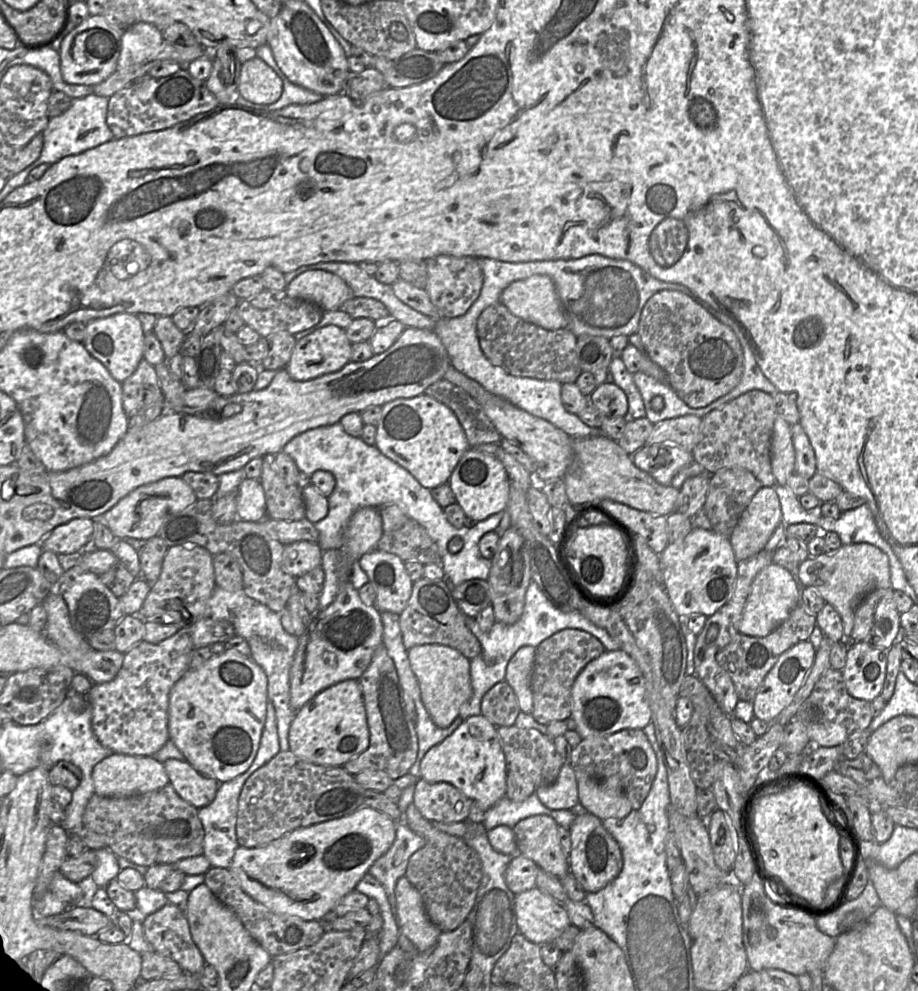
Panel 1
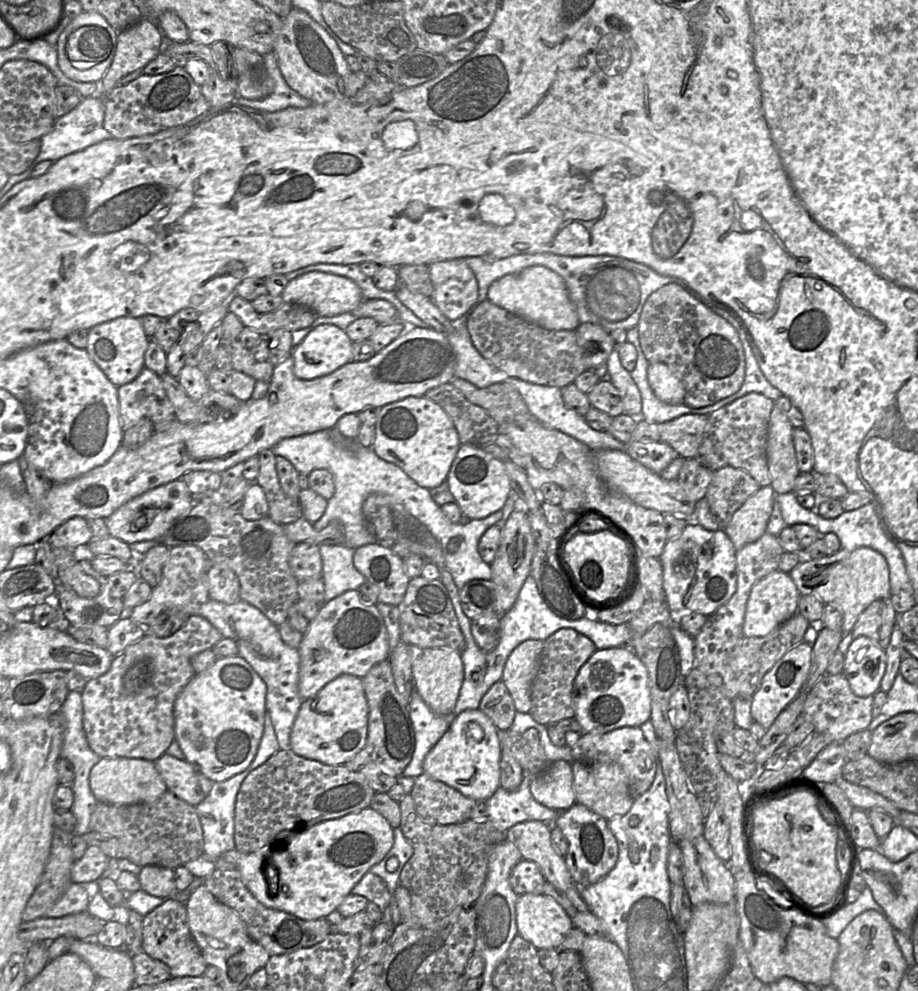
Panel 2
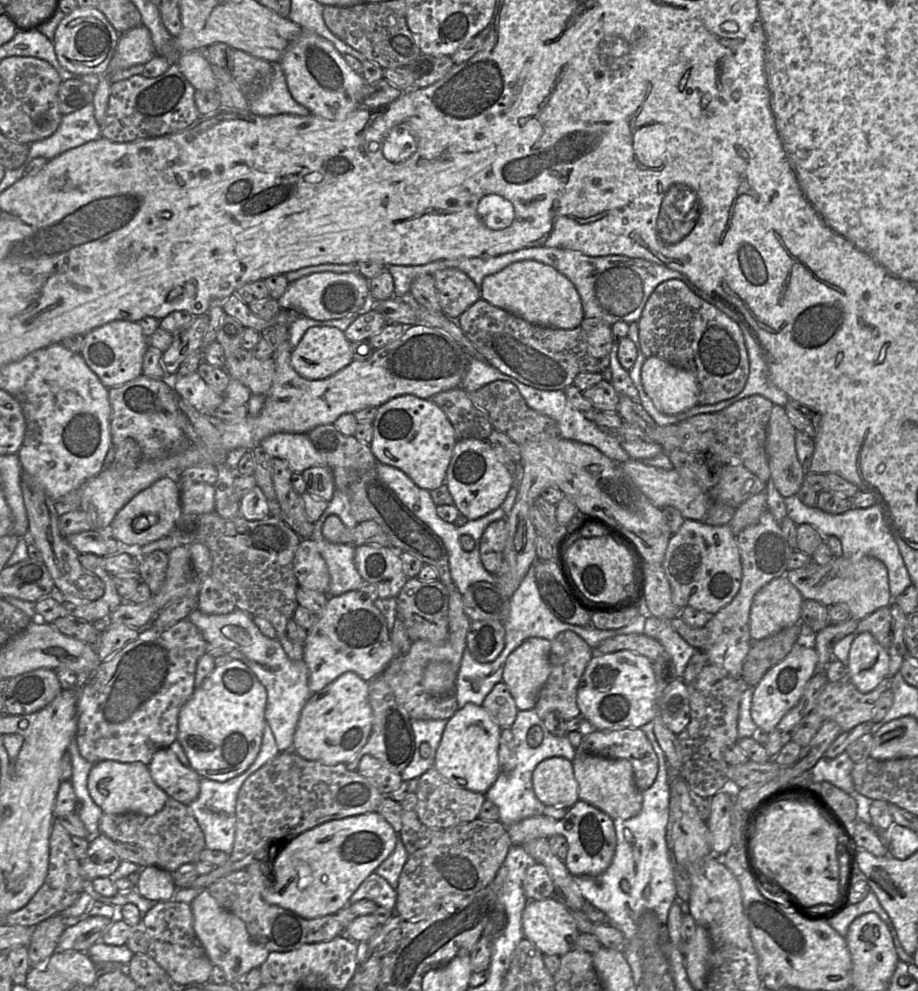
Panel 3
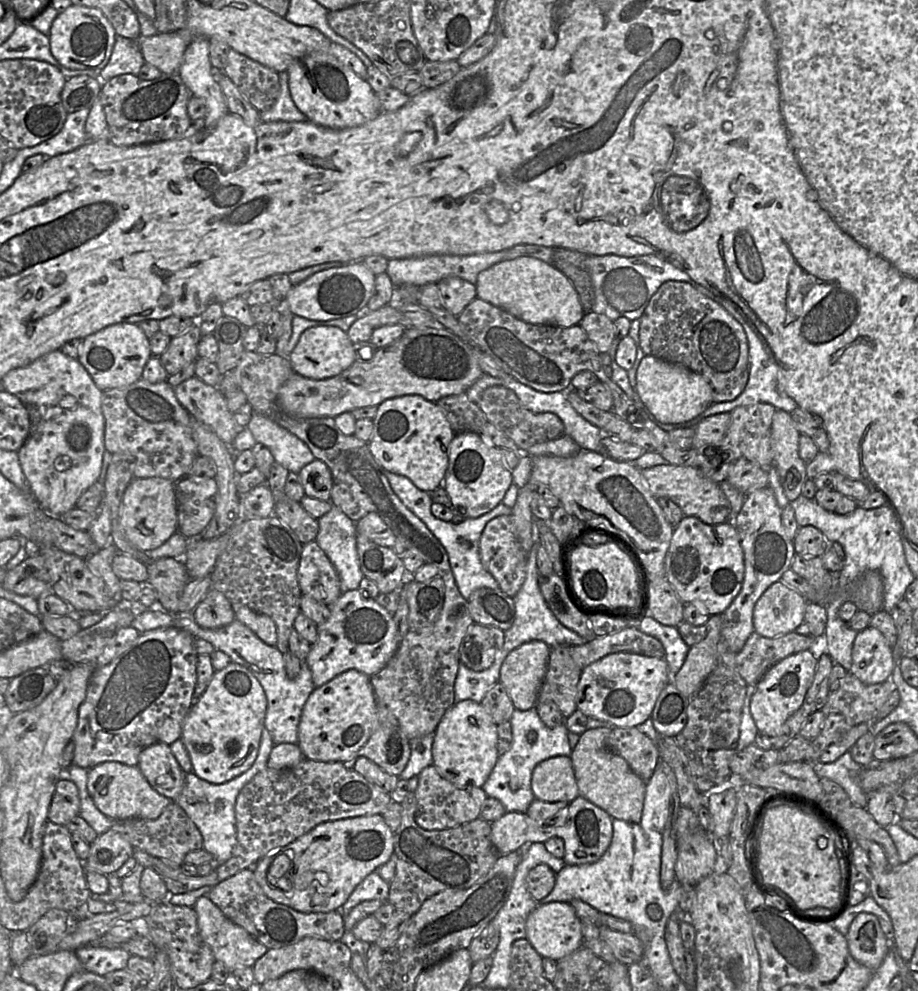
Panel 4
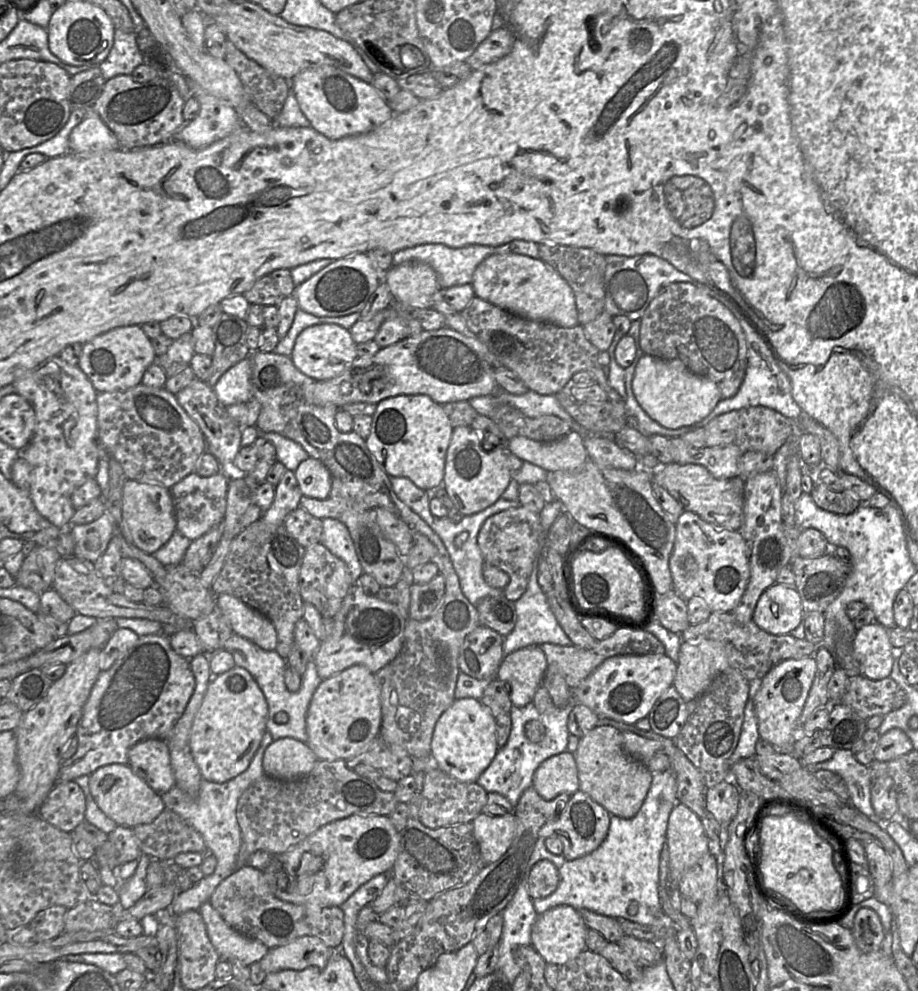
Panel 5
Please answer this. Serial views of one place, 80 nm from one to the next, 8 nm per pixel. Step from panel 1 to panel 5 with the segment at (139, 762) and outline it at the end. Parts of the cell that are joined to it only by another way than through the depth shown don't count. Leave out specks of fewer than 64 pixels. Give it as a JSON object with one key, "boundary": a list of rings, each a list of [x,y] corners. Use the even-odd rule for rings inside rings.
{"boundary":[[[109,764],[90,775],[89,788],[100,810],[117,825],[133,828],[149,824],[165,809],[162,794],[155,792],[126,764]]]}

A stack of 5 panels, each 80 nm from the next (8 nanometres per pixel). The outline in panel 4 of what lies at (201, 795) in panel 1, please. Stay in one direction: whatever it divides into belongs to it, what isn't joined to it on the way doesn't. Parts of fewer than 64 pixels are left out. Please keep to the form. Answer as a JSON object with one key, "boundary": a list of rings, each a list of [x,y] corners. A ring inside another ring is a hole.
{"boundary":[[[157,743],[145,748],[137,767],[150,786],[169,800],[173,801],[182,792],[185,773],[169,745]]]}

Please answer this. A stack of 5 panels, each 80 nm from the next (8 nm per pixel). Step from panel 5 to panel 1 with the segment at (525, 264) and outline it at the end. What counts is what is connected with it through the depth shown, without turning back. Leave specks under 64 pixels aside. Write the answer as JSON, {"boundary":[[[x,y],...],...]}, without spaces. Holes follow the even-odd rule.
{"boundary":[[[533,275],[512,282],[501,293],[499,303],[515,316],[546,330],[568,326],[556,287],[546,275]]]}

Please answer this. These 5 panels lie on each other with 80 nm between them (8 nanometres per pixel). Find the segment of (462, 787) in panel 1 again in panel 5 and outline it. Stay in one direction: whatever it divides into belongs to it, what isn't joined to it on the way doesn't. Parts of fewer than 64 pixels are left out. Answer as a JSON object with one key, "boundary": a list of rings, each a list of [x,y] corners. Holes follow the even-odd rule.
{"boundary":[[[474,698],[456,699],[435,724],[431,756],[435,766],[461,782],[477,782],[499,750],[493,715]]]}

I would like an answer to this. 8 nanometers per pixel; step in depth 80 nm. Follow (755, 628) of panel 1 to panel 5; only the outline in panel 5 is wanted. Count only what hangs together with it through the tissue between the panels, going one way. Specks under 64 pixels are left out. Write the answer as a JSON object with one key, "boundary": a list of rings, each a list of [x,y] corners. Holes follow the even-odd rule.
{"boundary":[[[775,583],[757,601],[752,620],[773,635],[790,634],[803,620],[804,611],[795,586]]]}

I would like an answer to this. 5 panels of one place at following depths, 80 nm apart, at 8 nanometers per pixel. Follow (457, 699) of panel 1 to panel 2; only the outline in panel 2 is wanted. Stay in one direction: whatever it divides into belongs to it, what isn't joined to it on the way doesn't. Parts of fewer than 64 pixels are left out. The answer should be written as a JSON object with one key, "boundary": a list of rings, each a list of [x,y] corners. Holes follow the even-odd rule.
{"boundary":[[[409,645],[409,649],[415,691],[434,713],[453,713],[464,679],[461,652],[446,647],[420,648],[415,645]]]}

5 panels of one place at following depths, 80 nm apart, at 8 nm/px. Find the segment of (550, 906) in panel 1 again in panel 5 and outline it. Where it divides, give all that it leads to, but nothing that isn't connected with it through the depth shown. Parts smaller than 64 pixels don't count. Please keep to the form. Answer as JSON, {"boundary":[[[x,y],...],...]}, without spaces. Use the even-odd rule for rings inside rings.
{"boundary":[[[557,906],[537,916],[531,945],[547,964],[562,966],[587,949],[587,930],[579,911]]]}

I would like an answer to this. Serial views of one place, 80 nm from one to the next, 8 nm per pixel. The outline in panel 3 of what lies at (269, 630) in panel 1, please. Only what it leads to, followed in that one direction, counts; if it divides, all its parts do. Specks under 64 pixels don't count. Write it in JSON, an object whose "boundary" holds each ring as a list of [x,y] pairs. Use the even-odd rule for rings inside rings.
{"boundary":[[[196,608],[187,619],[198,628],[207,644],[222,648],[228,657],[241,661],[253,671],[267,692],[265,720],[272,729],[278,749],[280,752],[292,749],[301,711],[312,694],[304,660],[289,659],[280,641],[263,635],[253,622],[253,616],[243,610],[208,615]]]}

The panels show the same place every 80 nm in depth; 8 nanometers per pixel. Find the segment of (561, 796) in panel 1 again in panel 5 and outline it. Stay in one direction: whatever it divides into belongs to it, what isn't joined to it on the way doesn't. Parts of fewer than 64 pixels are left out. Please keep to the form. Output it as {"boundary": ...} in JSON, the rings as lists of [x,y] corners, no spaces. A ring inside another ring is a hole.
{"boundary":[[[562,752],[542,762],[533,775],[532,786],[545,800],[580,790],[574,754]]]}

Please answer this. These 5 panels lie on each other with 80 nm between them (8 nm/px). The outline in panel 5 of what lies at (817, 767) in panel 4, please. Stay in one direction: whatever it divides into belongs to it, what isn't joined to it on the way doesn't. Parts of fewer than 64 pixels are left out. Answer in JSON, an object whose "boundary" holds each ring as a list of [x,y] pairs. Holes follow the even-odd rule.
{"boundary":[[[836,749],[831,759],[806,768],[812,772],[829,770],[840,775],[849,792],[849,804],[870,820],[881,823],[871,804],[872,777],[869,769],[856,760],[851,750]]]}

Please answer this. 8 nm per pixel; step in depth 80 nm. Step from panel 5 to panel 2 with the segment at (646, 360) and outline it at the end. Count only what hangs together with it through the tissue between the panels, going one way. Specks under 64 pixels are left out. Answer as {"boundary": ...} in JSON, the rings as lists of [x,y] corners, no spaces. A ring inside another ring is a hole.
{"boundary":[[[650,363],[647,379],[660,401],[672,405],[684,403],[684,385],[665,363]]]}

